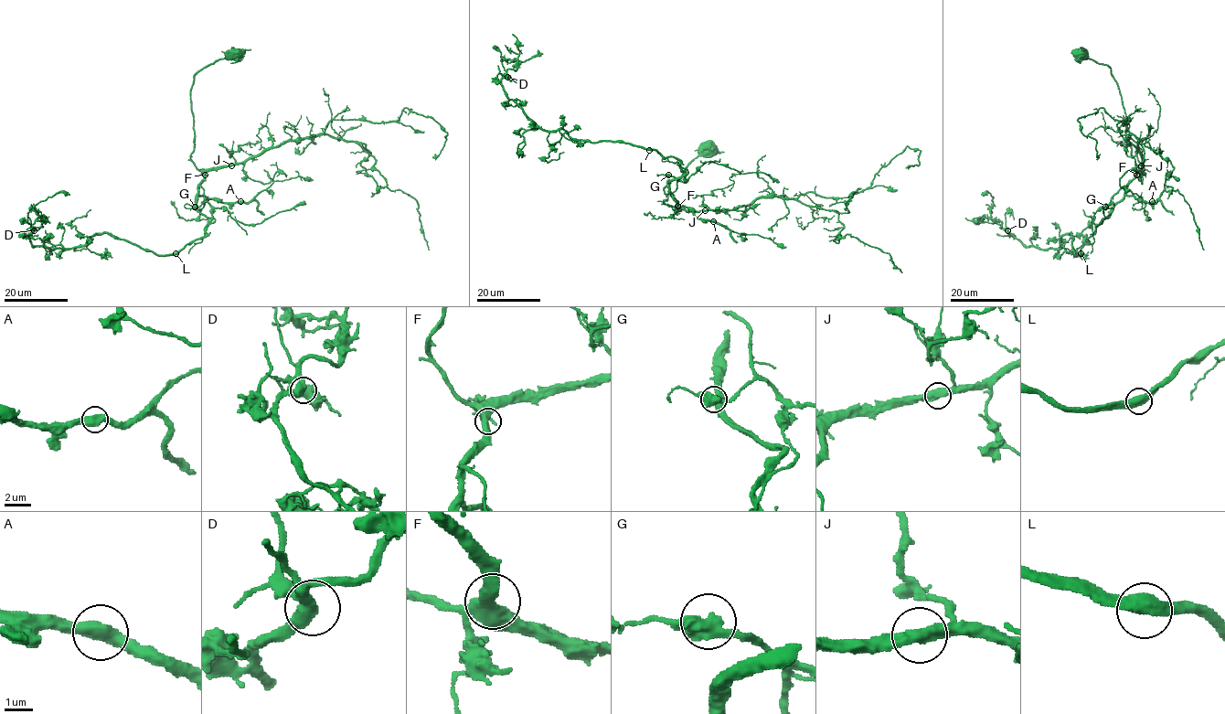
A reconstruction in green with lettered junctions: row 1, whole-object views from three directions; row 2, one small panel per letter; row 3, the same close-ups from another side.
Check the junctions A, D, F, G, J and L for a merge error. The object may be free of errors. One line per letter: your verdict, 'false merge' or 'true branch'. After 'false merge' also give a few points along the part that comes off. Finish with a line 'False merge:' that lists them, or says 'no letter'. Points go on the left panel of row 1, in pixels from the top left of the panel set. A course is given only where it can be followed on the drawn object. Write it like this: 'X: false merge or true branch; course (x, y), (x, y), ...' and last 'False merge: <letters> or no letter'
A: true branch
D: true branch
F: true branch
G: true branch
J: true branch
L: true branch
False merge: no letter

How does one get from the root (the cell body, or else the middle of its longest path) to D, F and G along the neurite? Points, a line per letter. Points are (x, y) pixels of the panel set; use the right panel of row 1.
D: (1080, 55), (1110, 69), (1136, 175), (1078, 255), (1070, 233), (1060, 248), (1039, 249), (1007, 230)
F: (1080, 55), (1078, 58), (1091, 58), (1110, 69), (1127, 119), (1125, 140), (1134, 159), (1136, 175)
G: (1080, 55), (1078, 58), (1091, 58), (1110, 69), (1127, 119), (1125, 140), (1137, 171), (1105, 207)

